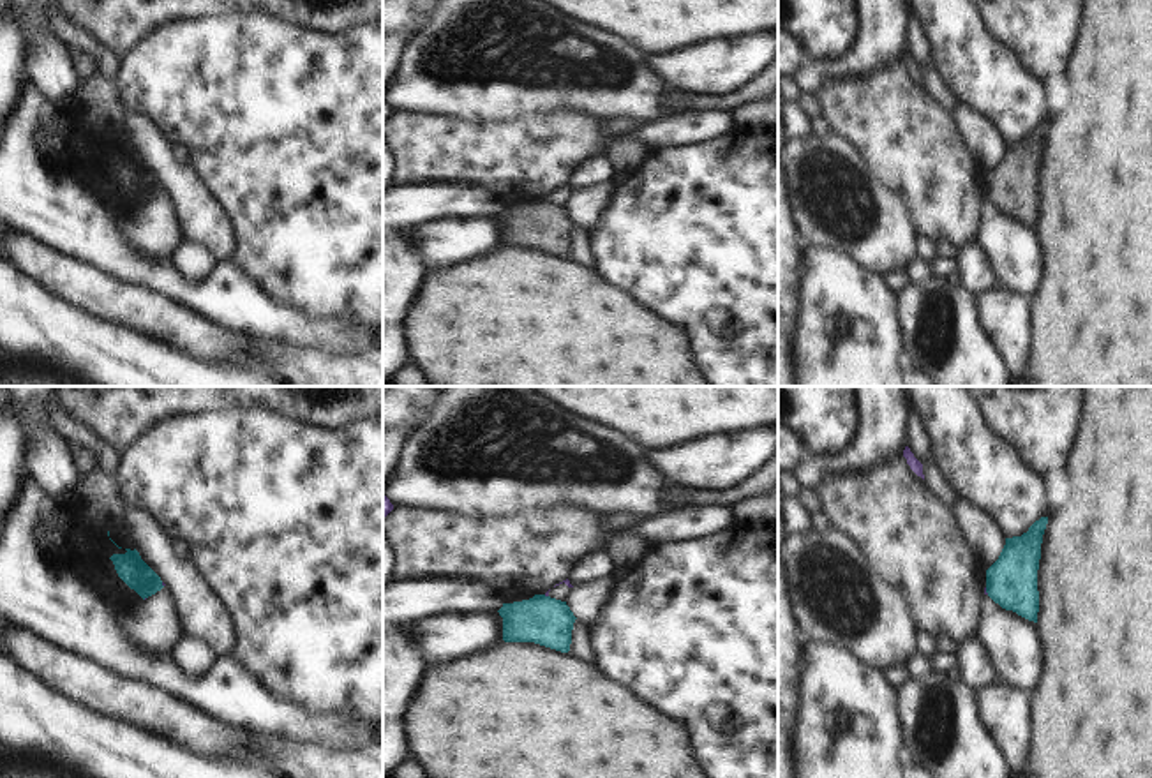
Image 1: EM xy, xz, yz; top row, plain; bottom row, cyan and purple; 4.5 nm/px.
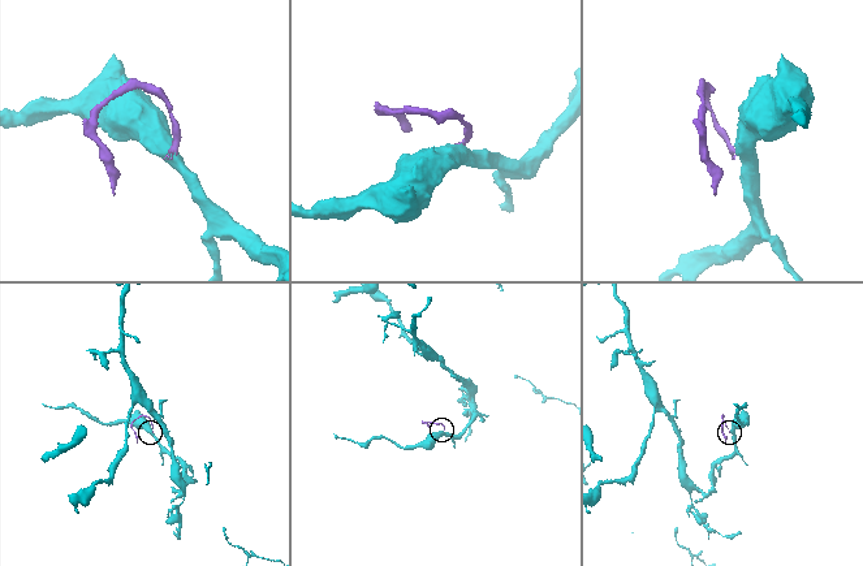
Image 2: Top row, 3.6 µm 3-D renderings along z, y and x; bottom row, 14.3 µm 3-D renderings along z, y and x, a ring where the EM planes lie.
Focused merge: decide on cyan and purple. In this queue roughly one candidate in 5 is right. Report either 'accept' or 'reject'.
reject

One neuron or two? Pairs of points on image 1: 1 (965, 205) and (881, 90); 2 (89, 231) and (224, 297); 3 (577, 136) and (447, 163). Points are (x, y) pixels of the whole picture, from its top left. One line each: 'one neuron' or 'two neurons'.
1: one neuron
2: one neuron
3: one neuron

